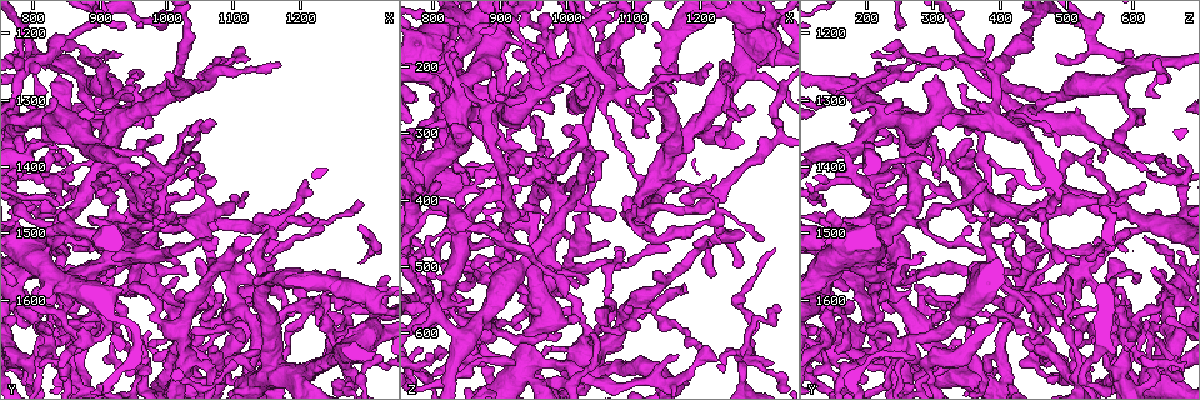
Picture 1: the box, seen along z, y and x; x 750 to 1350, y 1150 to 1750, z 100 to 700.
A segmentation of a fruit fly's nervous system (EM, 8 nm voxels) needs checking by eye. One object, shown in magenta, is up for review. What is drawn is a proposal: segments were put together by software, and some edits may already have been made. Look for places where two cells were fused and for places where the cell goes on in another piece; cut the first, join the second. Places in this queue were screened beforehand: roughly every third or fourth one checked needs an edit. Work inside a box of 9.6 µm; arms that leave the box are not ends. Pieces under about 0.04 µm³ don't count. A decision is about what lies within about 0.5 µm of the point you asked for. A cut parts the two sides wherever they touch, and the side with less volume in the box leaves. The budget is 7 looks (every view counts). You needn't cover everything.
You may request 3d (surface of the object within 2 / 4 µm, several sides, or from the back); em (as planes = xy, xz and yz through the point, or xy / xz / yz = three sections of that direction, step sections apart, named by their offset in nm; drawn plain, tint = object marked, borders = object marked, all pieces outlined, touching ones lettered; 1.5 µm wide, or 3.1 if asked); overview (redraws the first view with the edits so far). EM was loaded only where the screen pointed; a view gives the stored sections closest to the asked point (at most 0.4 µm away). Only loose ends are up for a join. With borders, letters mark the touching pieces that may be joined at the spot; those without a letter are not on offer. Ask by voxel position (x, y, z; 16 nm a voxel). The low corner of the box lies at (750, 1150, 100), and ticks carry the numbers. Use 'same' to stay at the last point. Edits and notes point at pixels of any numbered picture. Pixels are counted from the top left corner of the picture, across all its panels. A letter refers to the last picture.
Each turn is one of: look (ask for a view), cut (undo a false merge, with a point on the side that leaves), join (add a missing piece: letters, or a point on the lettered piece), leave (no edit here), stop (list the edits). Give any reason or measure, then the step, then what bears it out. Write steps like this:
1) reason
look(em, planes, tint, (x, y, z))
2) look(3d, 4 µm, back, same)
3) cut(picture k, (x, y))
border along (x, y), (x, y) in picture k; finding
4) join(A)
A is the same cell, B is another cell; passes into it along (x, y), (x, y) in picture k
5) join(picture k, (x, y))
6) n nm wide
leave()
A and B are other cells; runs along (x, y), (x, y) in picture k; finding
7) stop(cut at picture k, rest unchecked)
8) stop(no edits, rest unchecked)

thin end
look(3d, 4 µm, (935, 1230, 210))

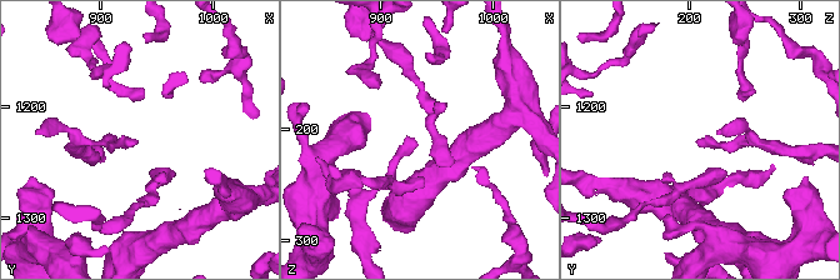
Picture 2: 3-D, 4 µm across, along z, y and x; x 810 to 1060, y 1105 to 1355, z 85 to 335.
look(em, planes, borders, (934, 1230, 214))

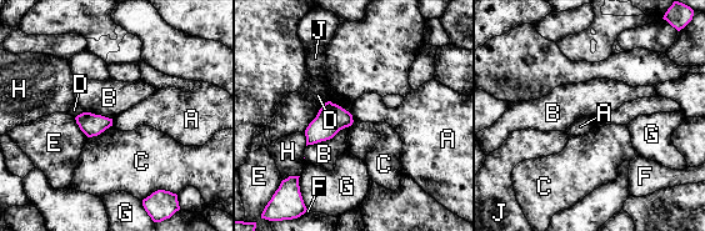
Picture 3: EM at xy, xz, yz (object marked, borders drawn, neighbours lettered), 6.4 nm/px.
leave()
A, B, C, D, E, F, G, H and J are other cells; border along (111, 119), (113, 125) in picture 3; no lettered piece goes on from it

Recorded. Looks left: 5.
thin end
look(em, planes, borders, (940, 1575, 275))

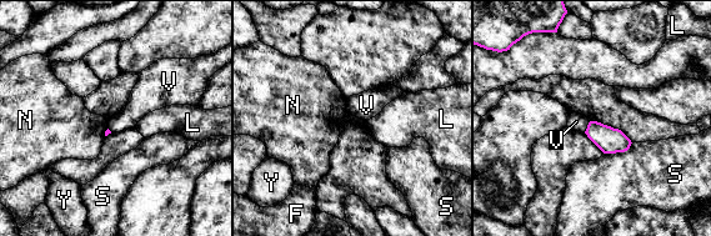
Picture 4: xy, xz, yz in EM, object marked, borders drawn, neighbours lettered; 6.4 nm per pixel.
S touches over 200 nm
leave()
F, L, N, S, V and Y are other cells; border along (590, 121), (584, 131) in picture 4; no lettered piece goes on from it

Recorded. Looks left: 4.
sudden change in width
look(em, planes, tint, (1250, 1660, 205))

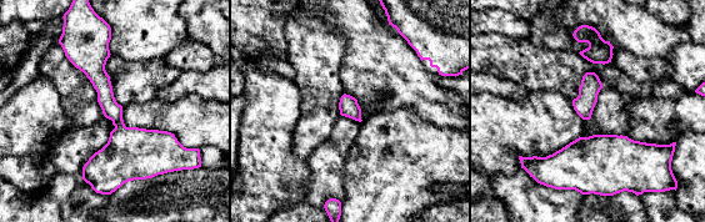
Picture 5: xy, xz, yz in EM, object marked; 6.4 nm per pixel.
see the neighbours
look(em, planes, borders, same)

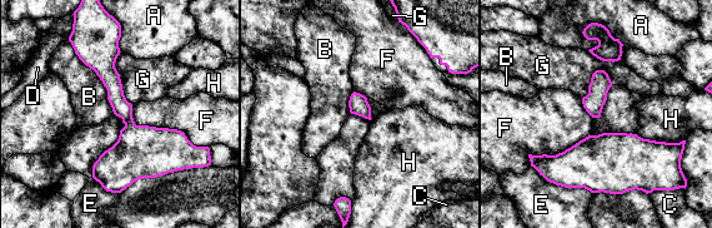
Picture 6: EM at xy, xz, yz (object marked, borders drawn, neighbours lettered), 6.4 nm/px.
leave()
A, B, C, D, E, F, G and H are other cells; border along (120, 51), (115, 69), (131, 104) in picture 6; all the same cell

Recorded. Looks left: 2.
stop(no edits, rest unchecked)

